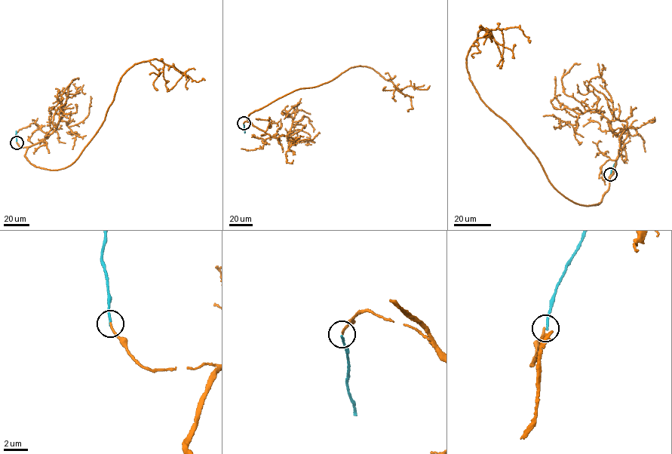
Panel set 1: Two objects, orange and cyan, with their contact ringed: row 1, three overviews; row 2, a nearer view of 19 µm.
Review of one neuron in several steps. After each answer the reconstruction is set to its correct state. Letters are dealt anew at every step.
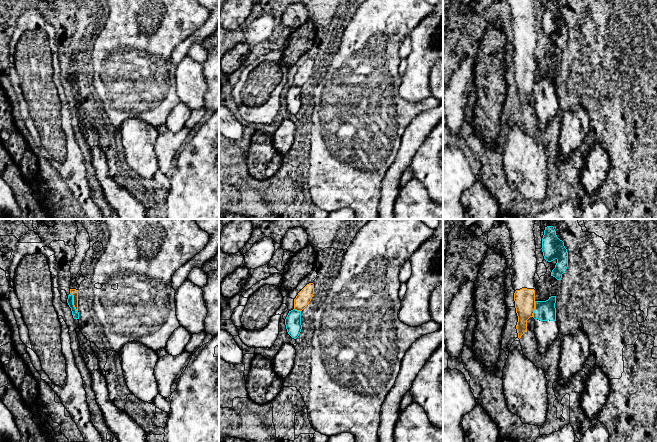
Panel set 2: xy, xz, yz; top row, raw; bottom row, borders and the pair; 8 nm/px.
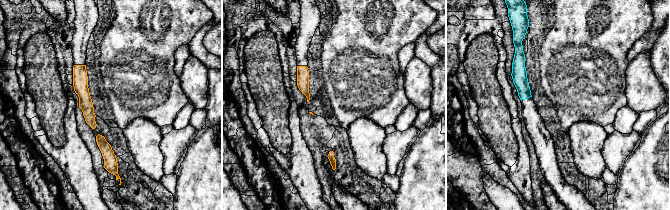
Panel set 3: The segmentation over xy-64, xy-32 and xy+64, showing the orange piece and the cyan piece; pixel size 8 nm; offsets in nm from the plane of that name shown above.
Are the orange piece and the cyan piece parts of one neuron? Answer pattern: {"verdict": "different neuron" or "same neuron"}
{"verdict": "different neuron"}

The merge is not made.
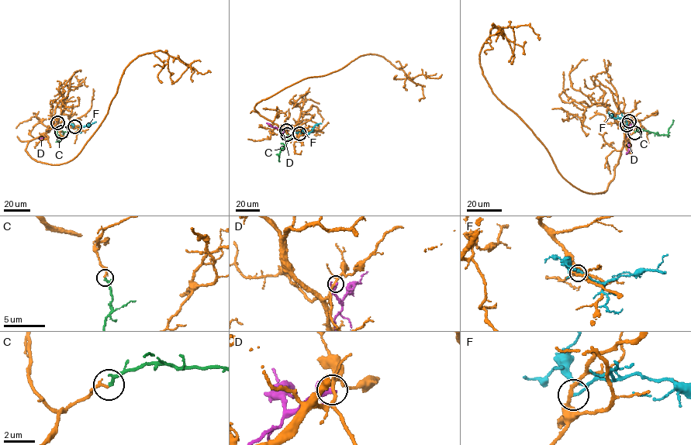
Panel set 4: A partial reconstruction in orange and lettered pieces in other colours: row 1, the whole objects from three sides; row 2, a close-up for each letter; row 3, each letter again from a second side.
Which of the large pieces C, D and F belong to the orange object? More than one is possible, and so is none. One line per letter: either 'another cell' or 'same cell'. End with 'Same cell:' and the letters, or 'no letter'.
C: same cell
D: another cell
F: another cell
Same cell: C

